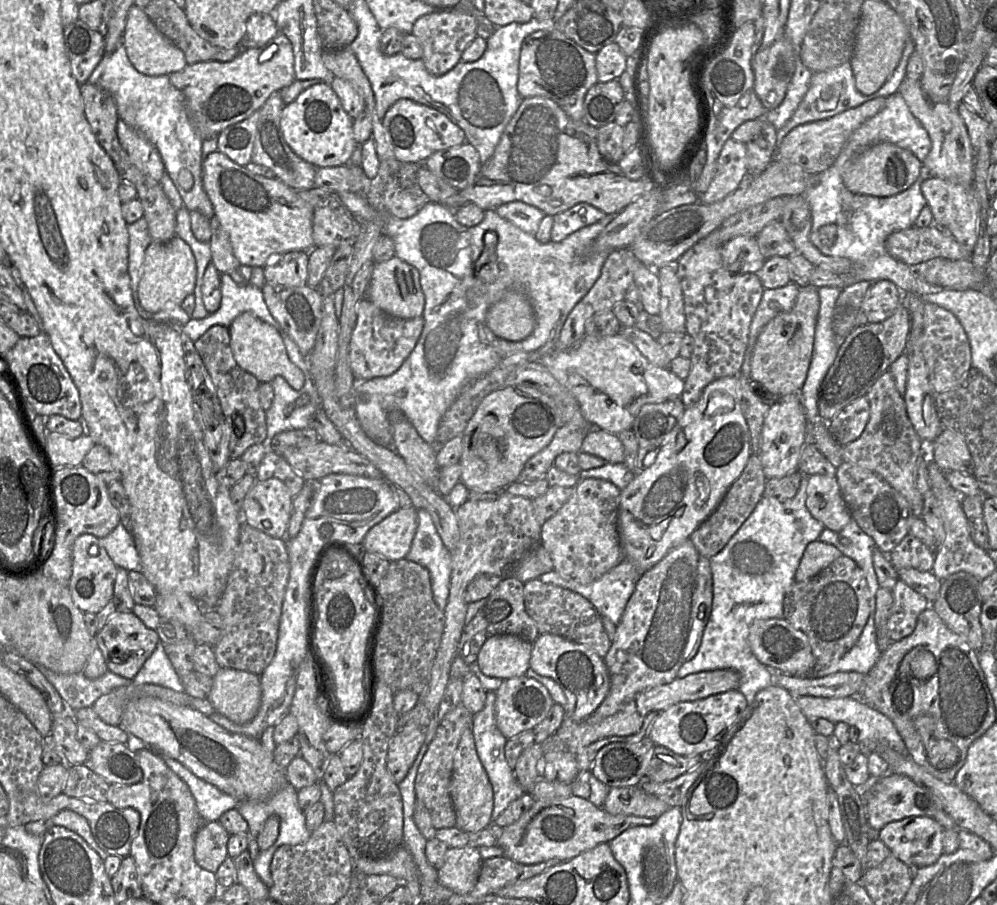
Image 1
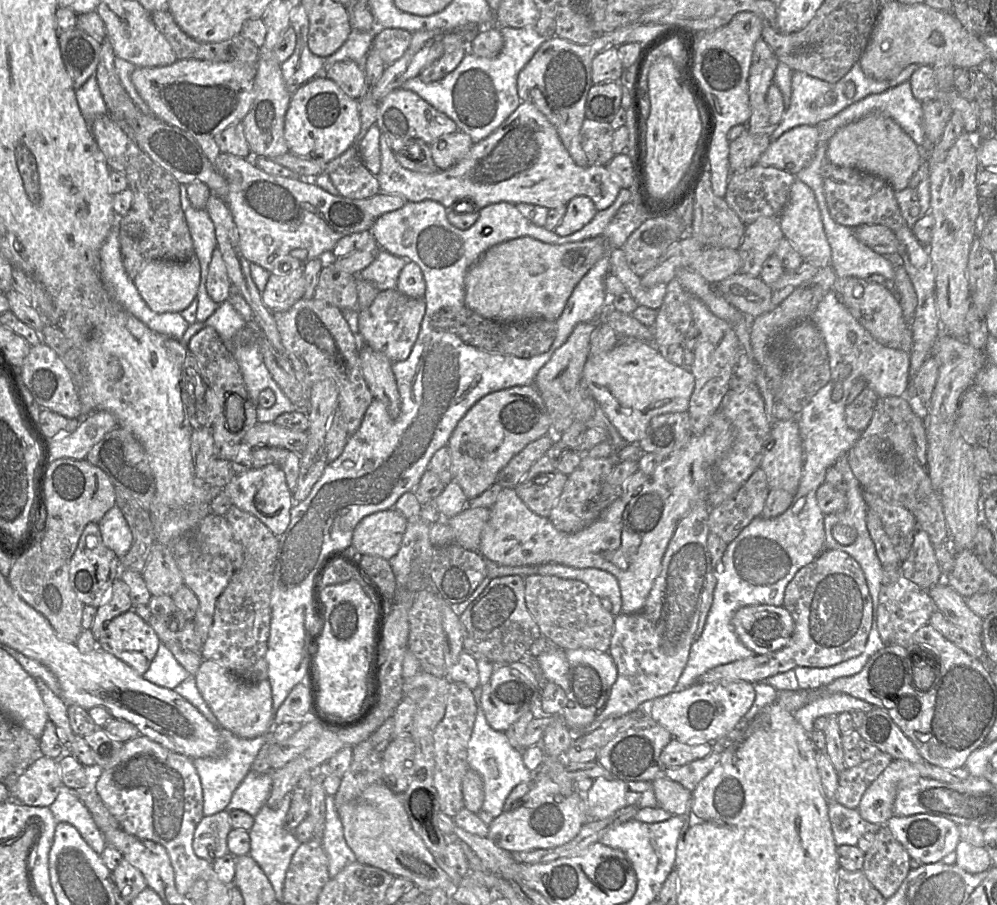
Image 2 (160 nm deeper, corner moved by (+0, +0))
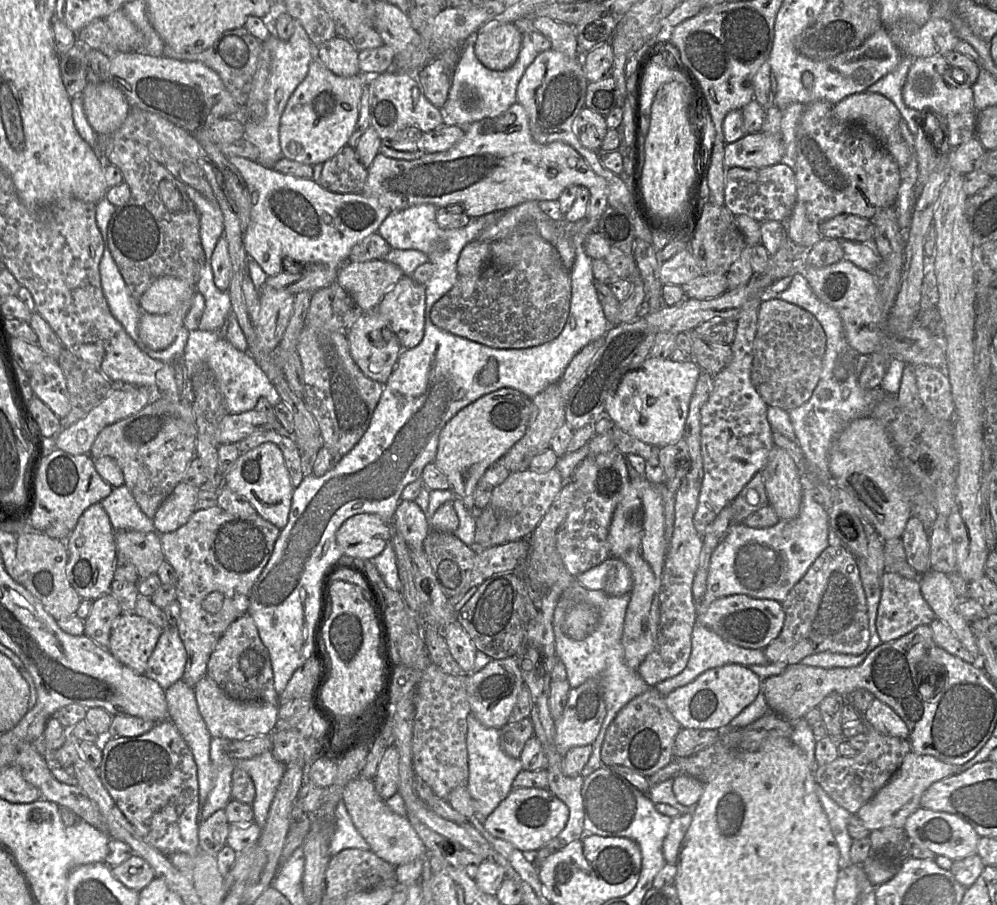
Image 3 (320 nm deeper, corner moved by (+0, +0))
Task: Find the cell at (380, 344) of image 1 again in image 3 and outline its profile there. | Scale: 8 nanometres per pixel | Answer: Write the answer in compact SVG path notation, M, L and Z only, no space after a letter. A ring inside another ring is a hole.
M403 276L376 307L397 335L402 349L416 347L424 336L425 287L411 276Z

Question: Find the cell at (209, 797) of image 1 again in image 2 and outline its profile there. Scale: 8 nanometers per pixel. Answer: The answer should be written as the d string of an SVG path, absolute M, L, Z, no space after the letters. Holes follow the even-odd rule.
M221 726L219 733L223 740L221 754L214 757L193 759L202 788L204 817L226 810L234 791L251 771L251 765L261 747L269 741L269 739L241 738Z

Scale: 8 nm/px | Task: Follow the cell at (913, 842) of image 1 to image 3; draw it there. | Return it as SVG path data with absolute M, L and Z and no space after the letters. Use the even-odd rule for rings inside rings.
M919 808L911 814L904 825L904 831L912 846L926 848L936 856L946 856L952 861L976 855L981 838L975 830L961 818L946 813Z

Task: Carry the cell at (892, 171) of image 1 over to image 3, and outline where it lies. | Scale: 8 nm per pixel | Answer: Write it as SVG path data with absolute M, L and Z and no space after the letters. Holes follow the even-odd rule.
M864 91L850 95L834 105L833 113L840 121L858 123L863 126L878 139L882 148L892 156L899 169L906 169L911 153L900 133L899 123L902 116L889 99L878 93Z

